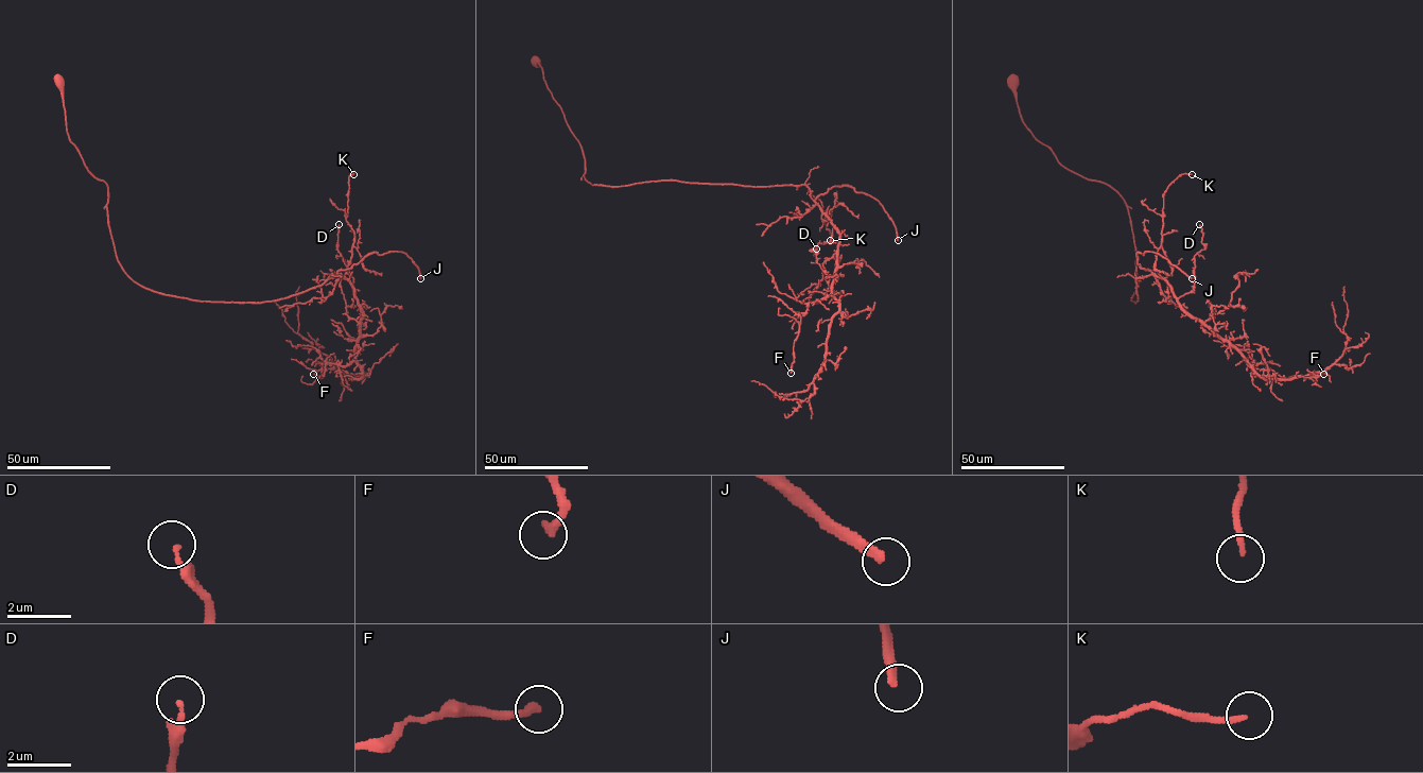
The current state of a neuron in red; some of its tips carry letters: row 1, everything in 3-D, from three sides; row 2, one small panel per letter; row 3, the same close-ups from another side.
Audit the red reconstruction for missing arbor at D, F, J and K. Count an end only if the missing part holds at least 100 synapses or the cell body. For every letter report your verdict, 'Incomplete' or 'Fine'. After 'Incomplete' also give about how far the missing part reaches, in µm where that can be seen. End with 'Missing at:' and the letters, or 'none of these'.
D: Fine
F: Fine
J: Incomplete. Missing length about 70 µm
K: Fine
Missing at: J

